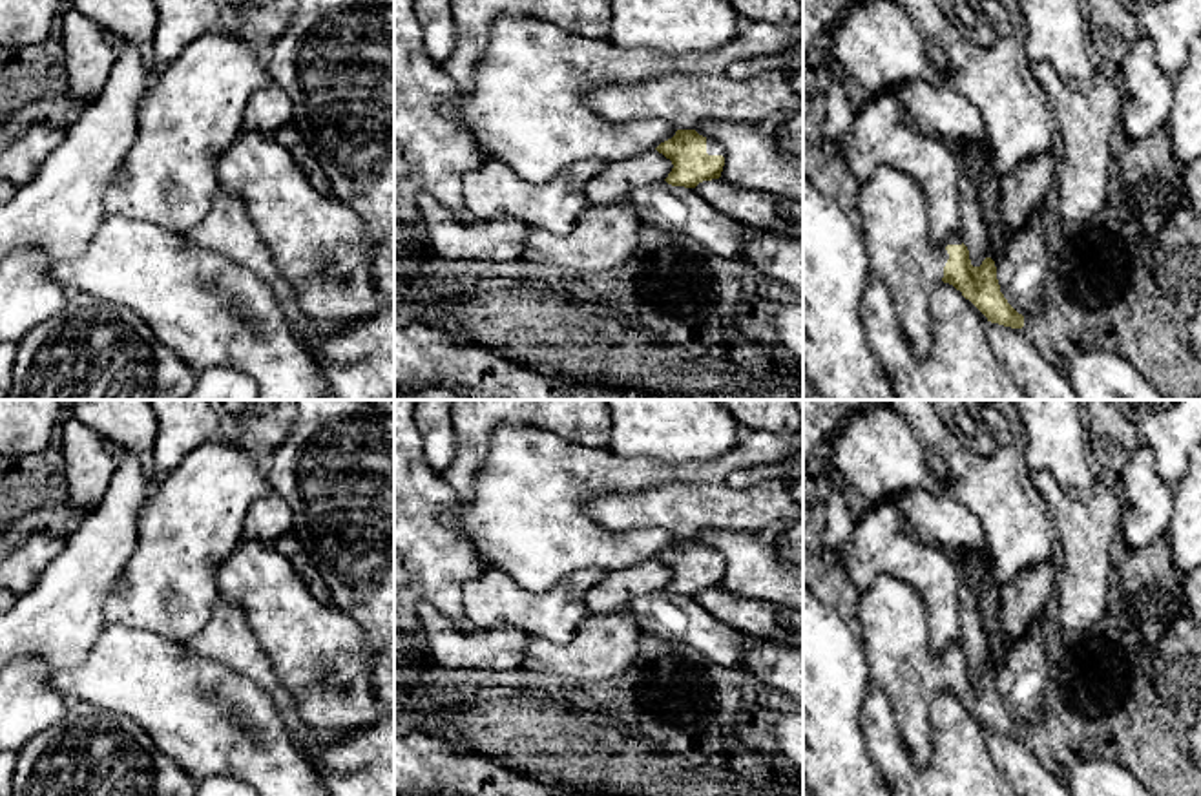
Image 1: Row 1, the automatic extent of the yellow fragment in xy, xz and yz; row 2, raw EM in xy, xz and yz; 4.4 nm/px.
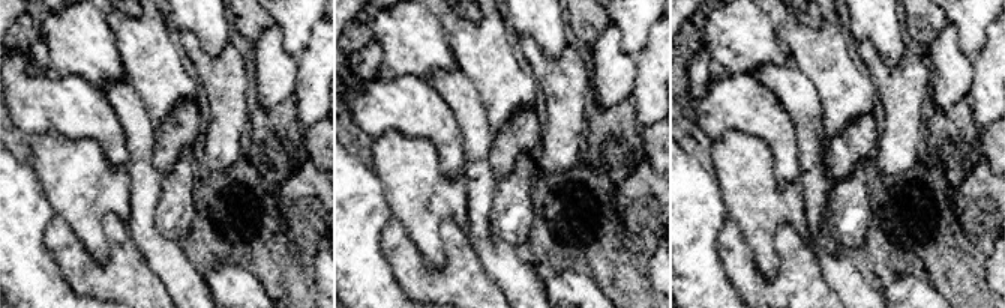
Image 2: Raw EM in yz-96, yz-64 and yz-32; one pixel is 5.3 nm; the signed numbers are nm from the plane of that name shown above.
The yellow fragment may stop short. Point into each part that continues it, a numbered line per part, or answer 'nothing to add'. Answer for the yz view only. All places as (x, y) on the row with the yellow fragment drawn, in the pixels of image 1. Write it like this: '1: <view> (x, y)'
1: yz (895, 223)

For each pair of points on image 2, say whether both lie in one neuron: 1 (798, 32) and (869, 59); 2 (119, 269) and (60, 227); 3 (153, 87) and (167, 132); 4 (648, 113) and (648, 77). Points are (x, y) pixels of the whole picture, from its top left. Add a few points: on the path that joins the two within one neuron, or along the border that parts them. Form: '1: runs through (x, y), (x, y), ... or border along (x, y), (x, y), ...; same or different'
1: border along (866, 72), (878, 95); different
2: runs through (101, 274), (93, 274), (65, 245); same
3: border along (194, 101), (180, 99), (156, 128); different
4: runs through (648, 104), (648, 86); same

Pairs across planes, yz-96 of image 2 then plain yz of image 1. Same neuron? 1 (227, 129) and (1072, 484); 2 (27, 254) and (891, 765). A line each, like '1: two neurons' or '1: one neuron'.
1: two neurons
2: two neurons

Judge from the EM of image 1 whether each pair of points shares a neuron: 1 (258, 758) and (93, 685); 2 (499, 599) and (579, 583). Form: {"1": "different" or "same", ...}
{"1": "same", "2": "same"}

